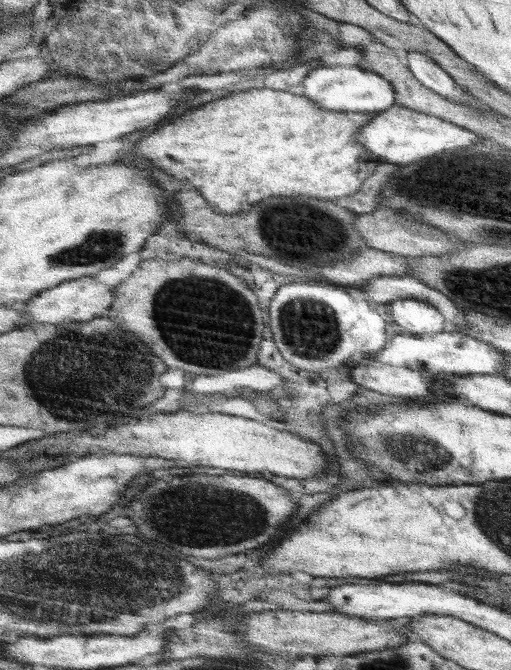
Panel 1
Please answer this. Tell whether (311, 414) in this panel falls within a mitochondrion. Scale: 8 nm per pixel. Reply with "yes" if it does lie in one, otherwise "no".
no

